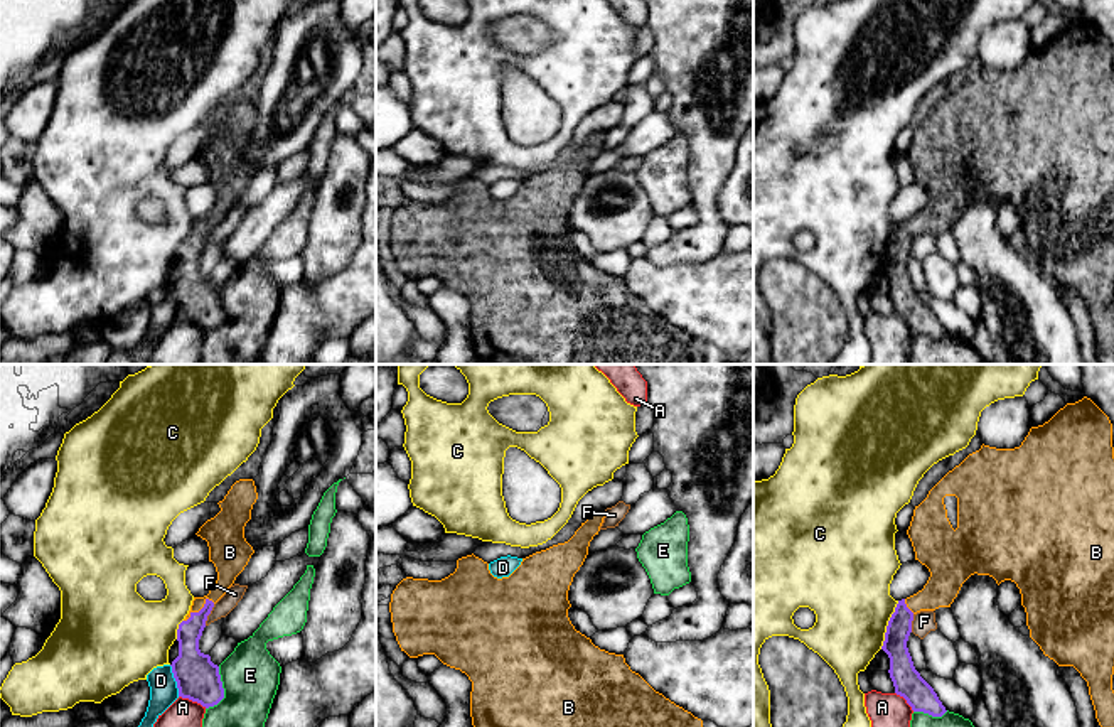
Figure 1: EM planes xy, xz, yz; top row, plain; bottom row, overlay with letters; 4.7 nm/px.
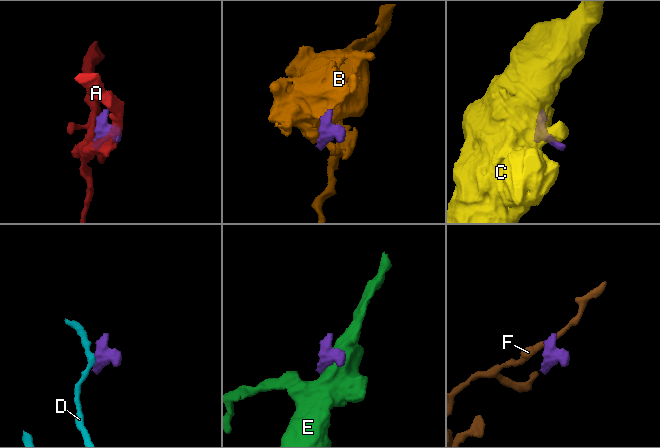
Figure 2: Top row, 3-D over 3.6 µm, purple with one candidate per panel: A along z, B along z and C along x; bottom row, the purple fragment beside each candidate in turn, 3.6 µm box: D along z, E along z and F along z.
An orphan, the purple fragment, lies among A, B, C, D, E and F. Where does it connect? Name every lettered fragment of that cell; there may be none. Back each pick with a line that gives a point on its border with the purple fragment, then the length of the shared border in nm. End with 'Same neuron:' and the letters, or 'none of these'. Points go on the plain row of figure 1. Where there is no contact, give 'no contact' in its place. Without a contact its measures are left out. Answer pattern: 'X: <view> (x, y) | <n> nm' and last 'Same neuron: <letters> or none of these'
B: xy (201, 231) | 180 nm
Same neuron: B

